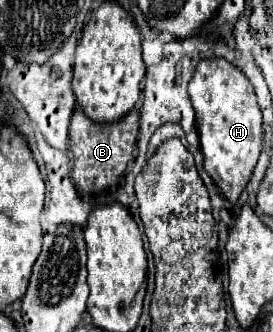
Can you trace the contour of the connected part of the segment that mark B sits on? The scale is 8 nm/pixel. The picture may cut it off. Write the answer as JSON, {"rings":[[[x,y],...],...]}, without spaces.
{"rings":[[[80,106],[74,108],[74,116],[70,122],[70,152],[74,154],[74,164],[72,164],[72,180],[76,186],[84,192],[100,192],[104,188],[116,186],[126,168],[128,162],[134,158],[134,144],[138,140],[138,128],[140,128],[140,112],[130,110],[124,118],[116,122],[94,122],[90,120]]]}

